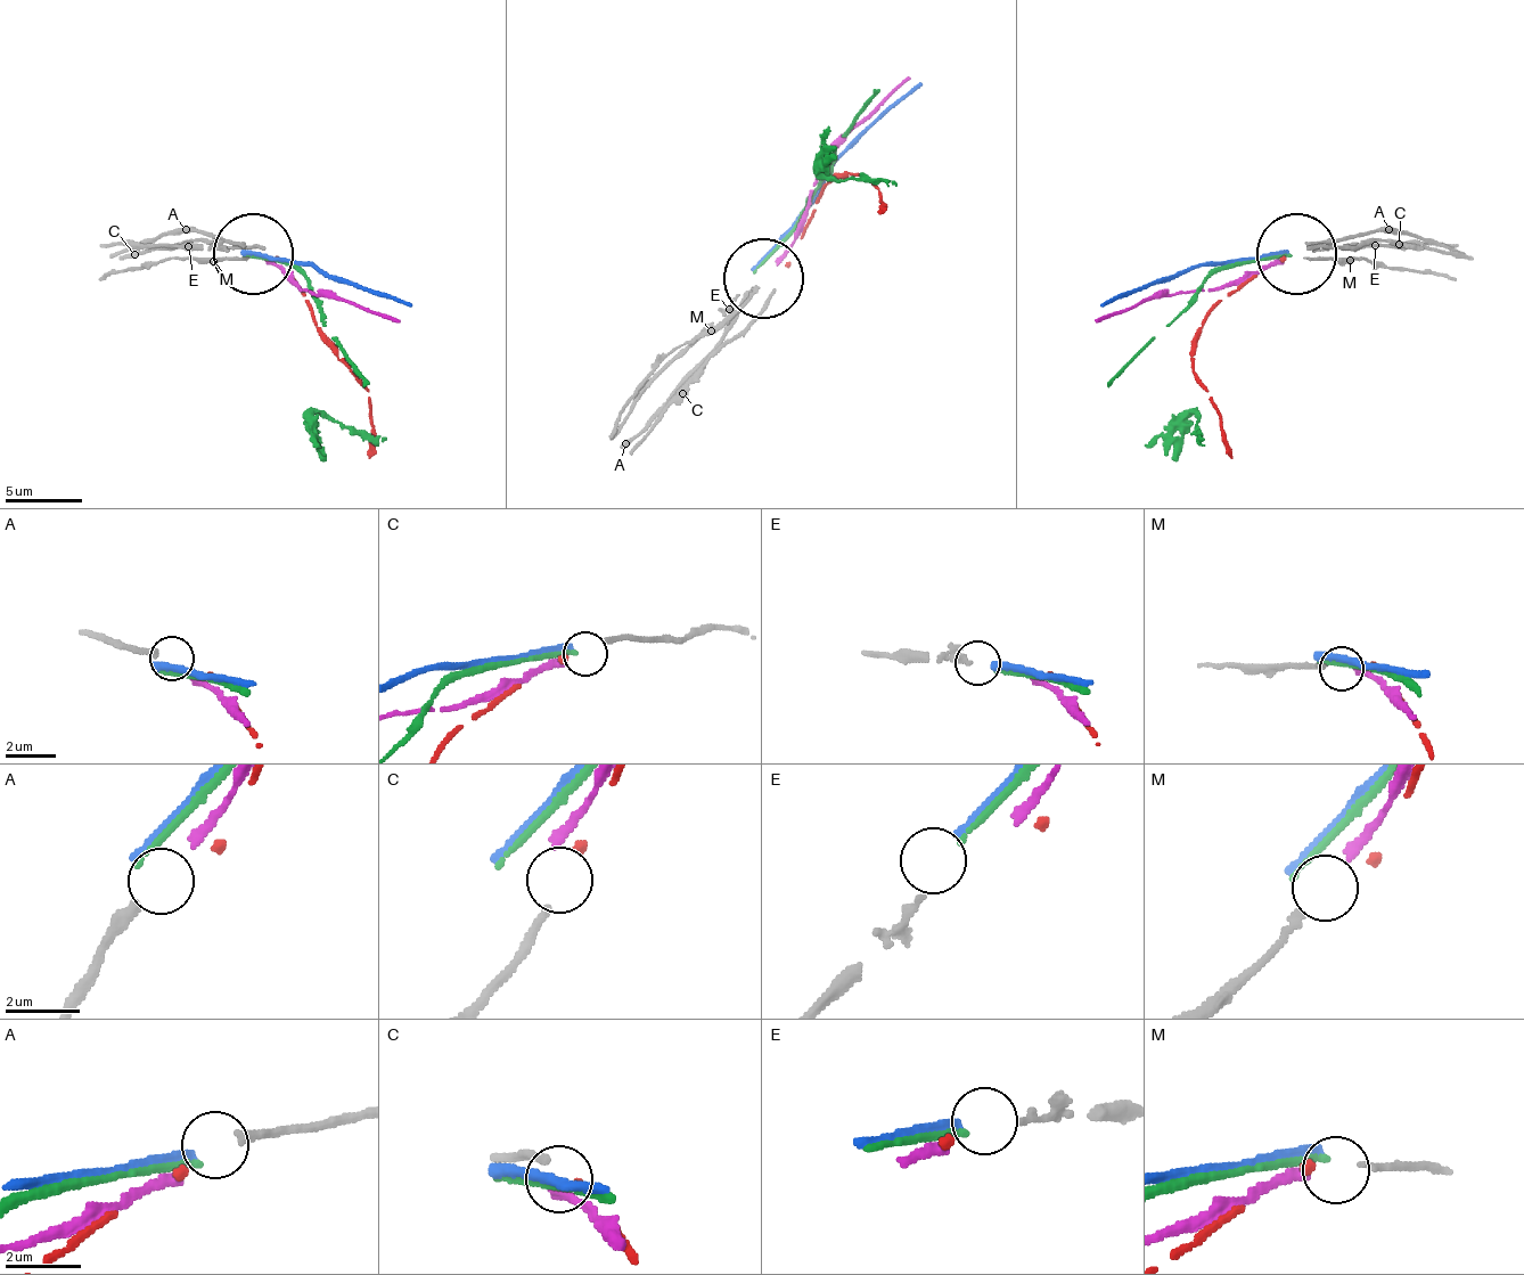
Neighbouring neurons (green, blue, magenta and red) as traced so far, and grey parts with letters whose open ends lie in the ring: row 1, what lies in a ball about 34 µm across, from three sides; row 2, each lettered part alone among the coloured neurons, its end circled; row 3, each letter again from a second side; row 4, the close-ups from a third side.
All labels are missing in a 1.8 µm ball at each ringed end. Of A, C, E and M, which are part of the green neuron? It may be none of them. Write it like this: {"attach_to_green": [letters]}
{"attach_to_green": ["E"]}

